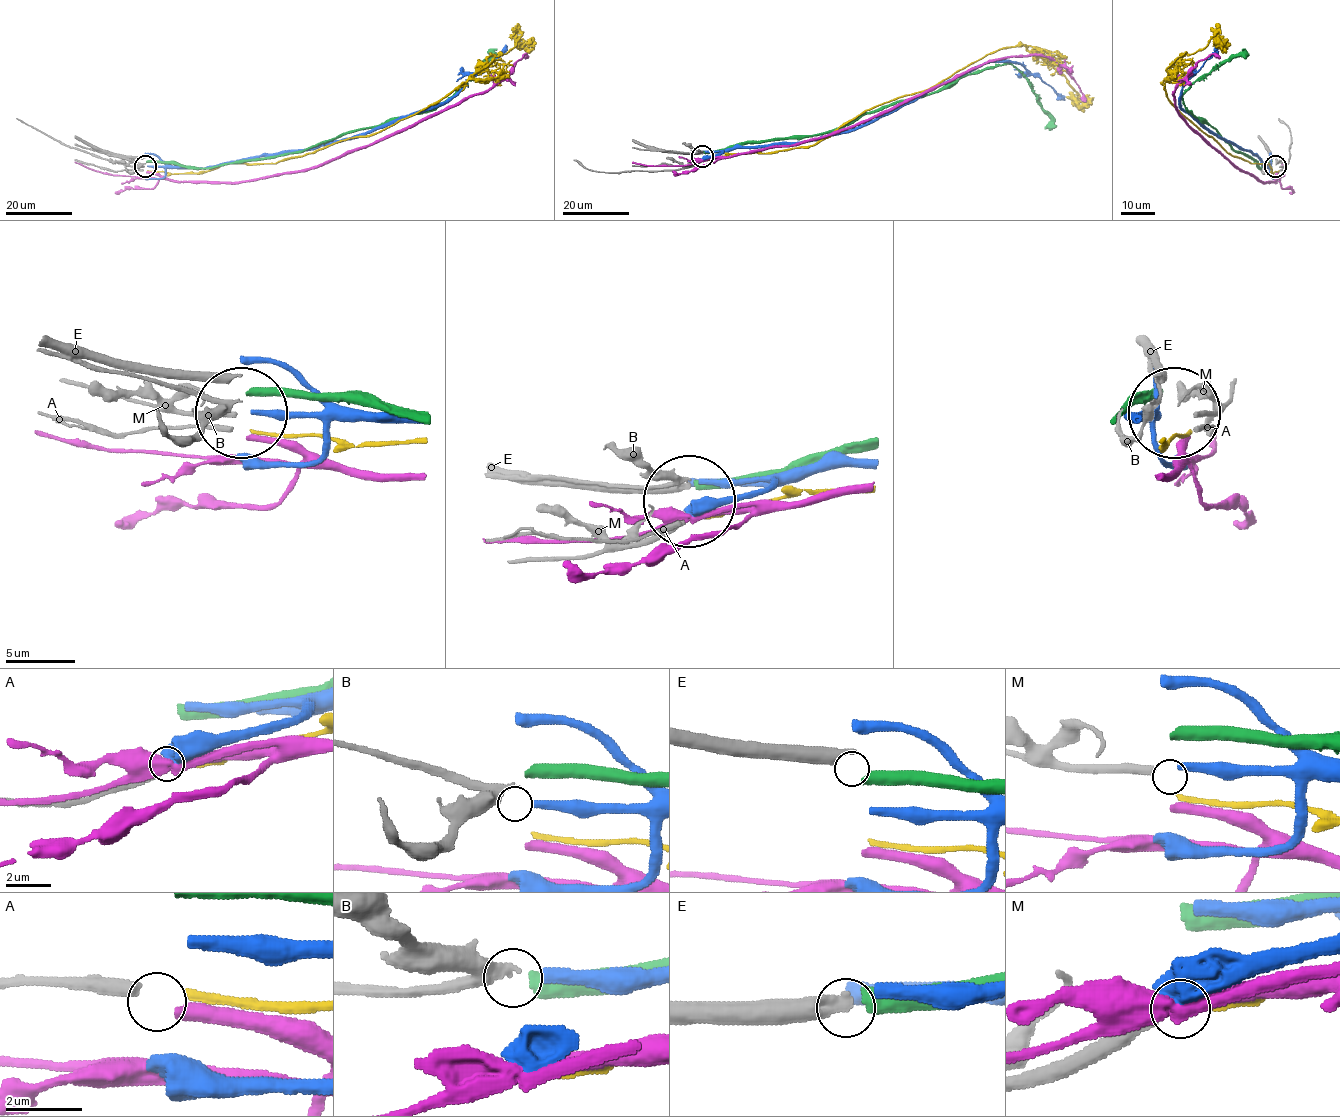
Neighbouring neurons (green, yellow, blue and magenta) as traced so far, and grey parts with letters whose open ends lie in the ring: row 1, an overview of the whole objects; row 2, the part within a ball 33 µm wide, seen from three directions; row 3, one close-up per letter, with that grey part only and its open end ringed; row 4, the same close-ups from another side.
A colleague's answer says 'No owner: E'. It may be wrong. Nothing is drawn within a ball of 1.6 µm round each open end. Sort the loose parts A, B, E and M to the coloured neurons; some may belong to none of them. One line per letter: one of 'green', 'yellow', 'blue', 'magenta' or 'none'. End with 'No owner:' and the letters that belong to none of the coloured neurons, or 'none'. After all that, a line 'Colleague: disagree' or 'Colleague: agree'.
A: yellow
B: blue
E: green
M: none
No owner: M
Colleague: disagree

